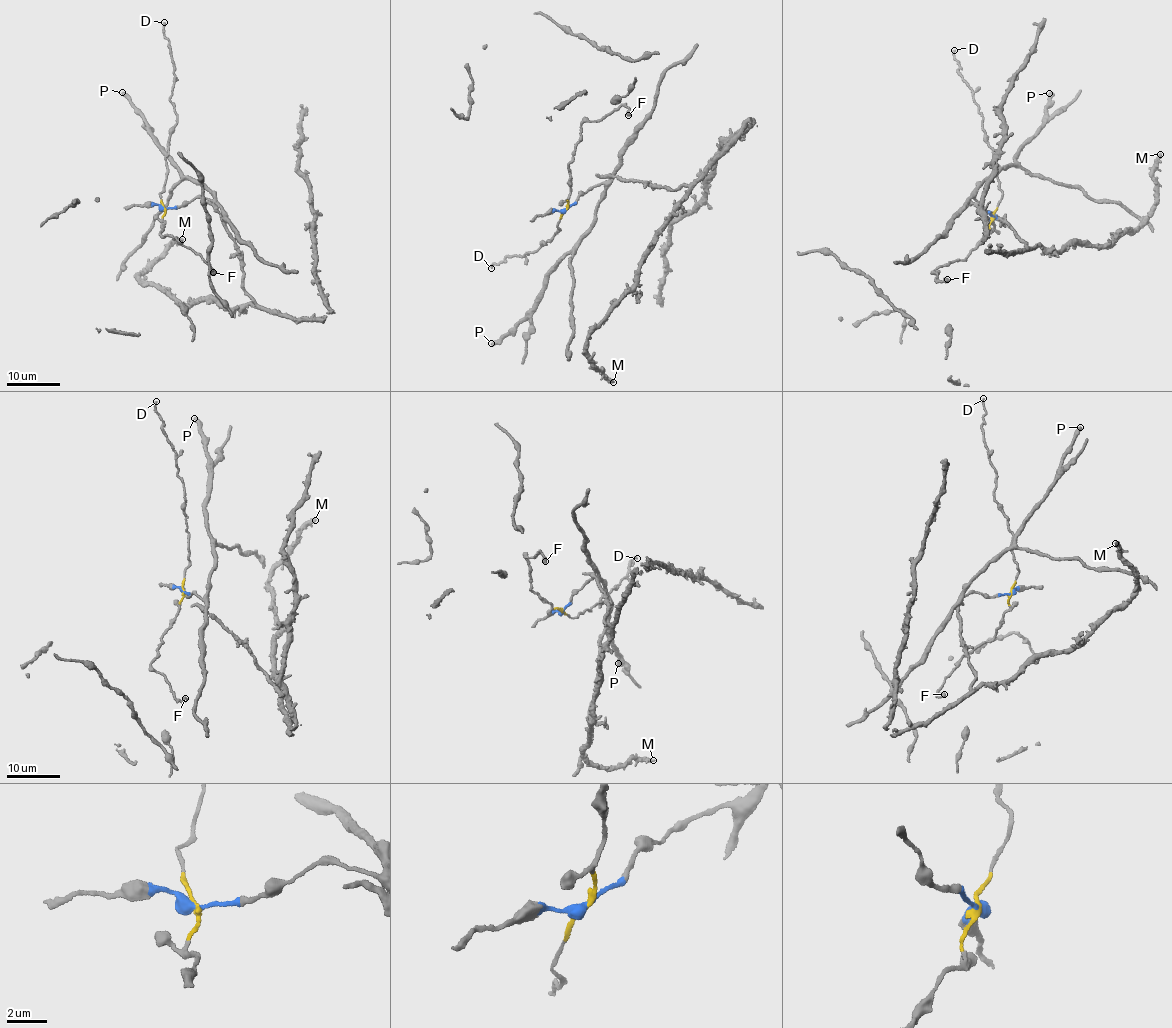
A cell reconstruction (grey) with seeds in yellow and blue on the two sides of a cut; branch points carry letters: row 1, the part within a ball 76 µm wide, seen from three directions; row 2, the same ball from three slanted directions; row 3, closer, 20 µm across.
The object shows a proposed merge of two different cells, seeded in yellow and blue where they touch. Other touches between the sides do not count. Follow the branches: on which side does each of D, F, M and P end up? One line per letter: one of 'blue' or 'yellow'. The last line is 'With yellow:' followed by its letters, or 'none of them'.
D: yellow
F: yellow
M: blue
P: blue
With yellow: D, F

